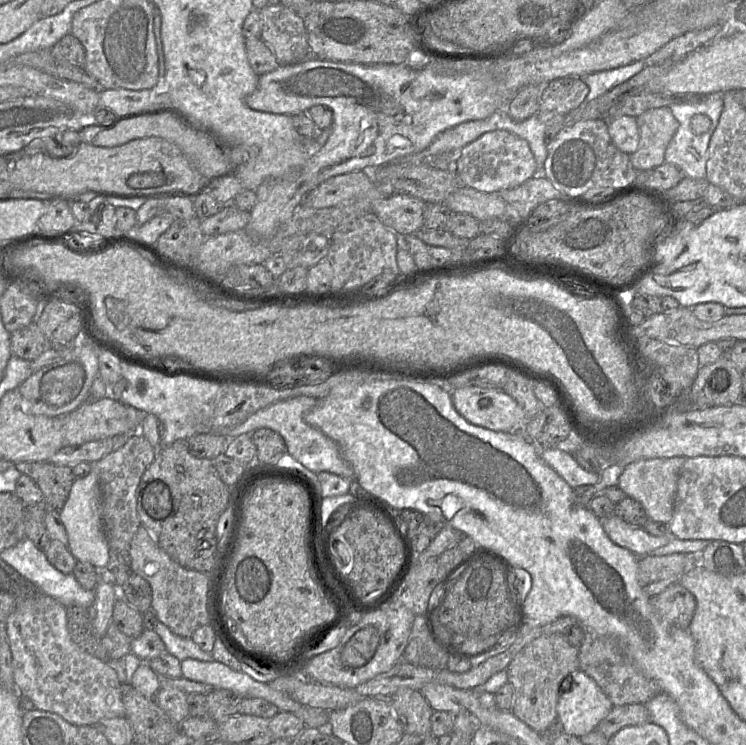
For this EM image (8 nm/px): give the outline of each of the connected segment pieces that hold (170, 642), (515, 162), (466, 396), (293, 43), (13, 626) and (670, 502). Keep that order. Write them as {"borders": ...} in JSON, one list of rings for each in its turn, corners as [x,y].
{"borders":[[[[158,622],[154,630],[166,646],[167,653],[177,657],[181,662],[188,658],[200,661],[213,661],[212,652],[203,651],[191,637],[174,634],[165,624]]],[[[505,130],[486,132],[455,155],[453,170],[461,185],[484,193],[515,188],[537,173],[535,157],[525,139]]],[[[476,386],[451,391],[457,412],[469,423],[499,432],[521,432],[528,421],[523,408],[501,389]]],[[[280,2],[267,5],[259,12],[261,39],[272,49],[280,66],[310,57],[304,17]]],[[[42,593],[39,598],[20,603],[4,624],[4,637],[11,650],[14,682],[19,696],[29,698],[35,709],[58,714],[77,726],[98,725],[104,719],[125,717],[122,684],[116,671],[72,641],[67,628],[66,607],[55,598]]],[[[683,457],[638,460],[624,467],[618,486],[644,507],[648,518],[668,525],[673,517],[678,480],[685,461]]]]}

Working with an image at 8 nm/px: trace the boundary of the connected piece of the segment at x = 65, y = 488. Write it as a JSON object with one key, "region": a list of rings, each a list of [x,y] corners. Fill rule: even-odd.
{"region":[[[18,462],[15,468],[29,476],[38,486],[44,496],[44,506],[47,510],[58,513],[65,505],[75,477],[72,467],[57,466],[49,462]]]}

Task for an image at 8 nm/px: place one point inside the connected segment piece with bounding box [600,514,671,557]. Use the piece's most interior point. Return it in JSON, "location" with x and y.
{"location":[635,539]}

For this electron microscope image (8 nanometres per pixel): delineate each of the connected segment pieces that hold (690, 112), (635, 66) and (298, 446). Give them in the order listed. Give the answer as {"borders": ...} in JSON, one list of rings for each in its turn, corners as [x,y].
{"borders":[[[[722,93],[705,95],[698,101],[674,103],[669,108],[678,121],[678,129],[666,148],[665,162],[679,167],[686,177],[705,179],[709,142],[723,111]]],[[[637,61],[626,66],[603,70],[581,77],[583,82],[589,87],[589,93],[584,103],[588,103],[628,81],[646,66],[645,61]]],[[[298,396],[276,402],[258,410],[243,423],[232,429],[229,434],[222,436],[231,439],[241,434],[251,434],[260,428],[270,428],[282,436],[286,444],[286,451],[311,472],[331,472],[355,481],[354,470],[350,463],[344,459],[338,444],[305,421],[305,414],[317,403],[316,398],[308,396]]]]}

